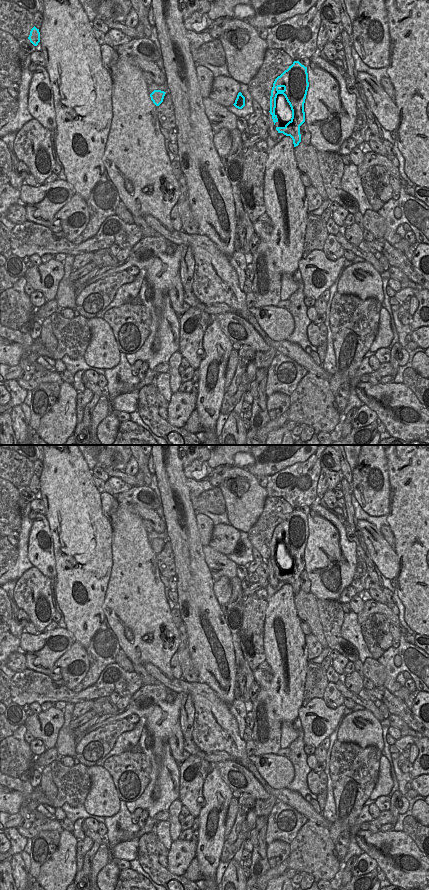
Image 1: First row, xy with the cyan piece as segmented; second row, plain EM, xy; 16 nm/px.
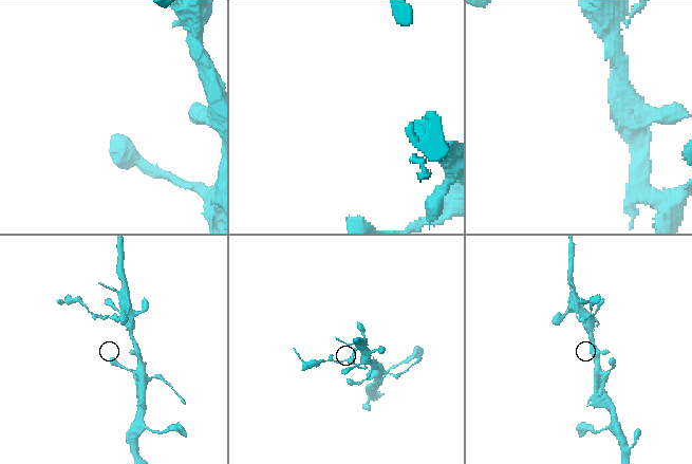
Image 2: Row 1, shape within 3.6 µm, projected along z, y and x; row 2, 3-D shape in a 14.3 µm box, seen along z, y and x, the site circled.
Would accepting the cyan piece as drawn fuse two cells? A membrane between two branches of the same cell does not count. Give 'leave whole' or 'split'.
split

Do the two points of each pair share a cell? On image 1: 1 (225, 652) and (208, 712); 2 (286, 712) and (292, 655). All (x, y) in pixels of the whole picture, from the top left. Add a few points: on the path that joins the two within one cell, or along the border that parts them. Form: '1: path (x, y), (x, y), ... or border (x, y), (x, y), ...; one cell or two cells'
1: border (199, 680), (204, 682), (227, 705); two cells
2: path (286, 698), (290, 691), (291, 669); one cell

